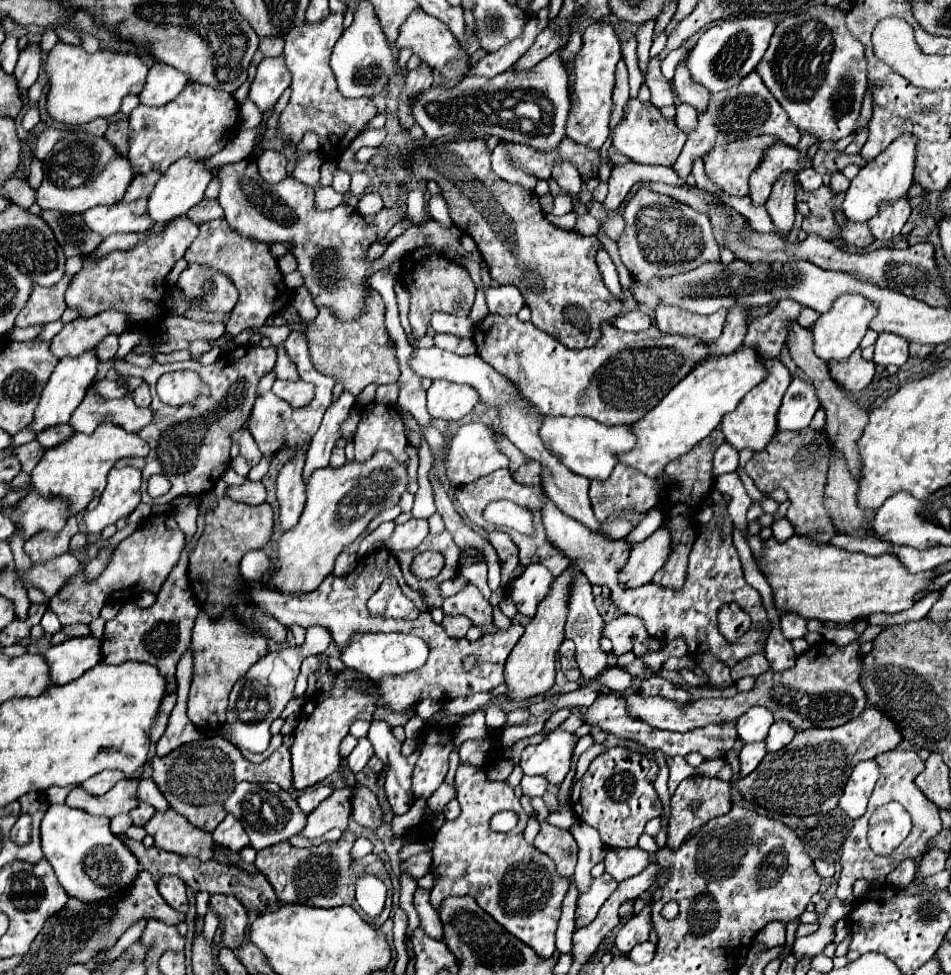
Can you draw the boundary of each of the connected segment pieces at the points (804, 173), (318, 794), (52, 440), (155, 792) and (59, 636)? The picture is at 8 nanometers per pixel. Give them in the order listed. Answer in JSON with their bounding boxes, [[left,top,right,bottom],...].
[[797,168,823,191],[297,785,333,814],[37,425,75,449],[139,779,169,813],[53,625,91,645]]

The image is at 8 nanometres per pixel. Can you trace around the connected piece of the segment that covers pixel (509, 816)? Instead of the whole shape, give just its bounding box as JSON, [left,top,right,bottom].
[490,811,517,832]

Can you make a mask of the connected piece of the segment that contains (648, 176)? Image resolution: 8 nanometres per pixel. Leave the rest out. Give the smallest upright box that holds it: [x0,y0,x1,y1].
[603,163,687,211]

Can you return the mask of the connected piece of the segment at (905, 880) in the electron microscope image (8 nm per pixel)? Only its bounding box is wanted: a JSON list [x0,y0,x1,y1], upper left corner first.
[887,859,915,889]

